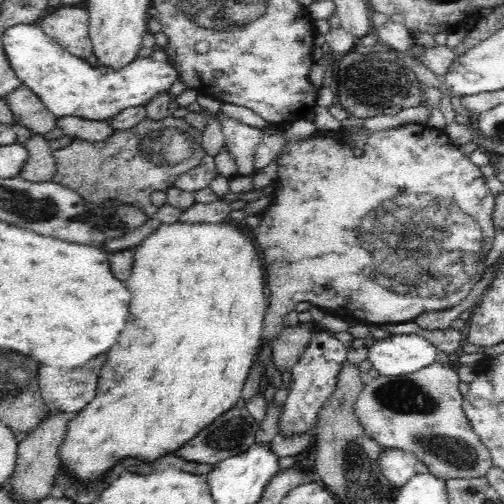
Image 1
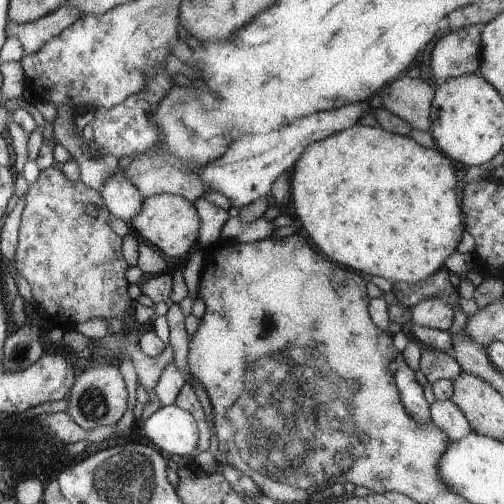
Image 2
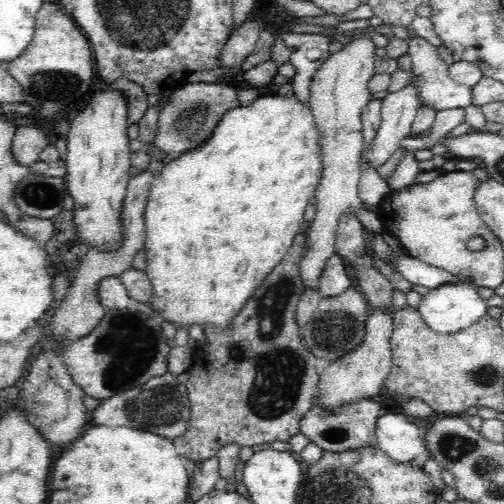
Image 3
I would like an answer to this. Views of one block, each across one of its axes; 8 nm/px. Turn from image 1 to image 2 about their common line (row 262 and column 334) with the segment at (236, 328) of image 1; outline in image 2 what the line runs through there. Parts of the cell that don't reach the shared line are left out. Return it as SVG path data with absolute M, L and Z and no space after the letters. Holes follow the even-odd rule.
M355 124L347 130L341 130L341 132L335 132L331 136L327 136L325 140L319 140L319 142L311 142L303 152L301 156L295 160L293 164L293 174L291 174L291 180L289 180L289 190L291 190L291 206L293 206L293 218L295 218L295 224L307 234L307 238L313 242L313 246L323 254L327 256L331 262L335 262L335 266L339 268L345 268L349 272L359 272L361 276L365 278L383 278L383 280L389 280L391 284L395 282L405 282L405 284L415 284L415 282L421 282L425 278L429 278L435 270L441 270L441 266L445 266L445 258L449 258L459 242L461 242L461 234L465 232L465 224L463 224L463 212L459 210L459 204L457 204L457 182L461 178L457 176L457 166L447 158L443 156L441 152L437 152L435 148L427 150L427 148L421 148L419 144L415 144L409 136L397 136L397 134L391 134L391 132L385 132L381 130L379 126L361 126L361 124Z

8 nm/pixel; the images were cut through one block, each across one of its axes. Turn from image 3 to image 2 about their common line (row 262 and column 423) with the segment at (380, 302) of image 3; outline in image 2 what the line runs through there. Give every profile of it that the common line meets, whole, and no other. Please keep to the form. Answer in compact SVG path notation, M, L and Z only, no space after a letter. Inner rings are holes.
M427 348L421 350L419 370L429 384L433 384L441 378L443 380L453 380L461 372L459 364L449 354L443 354L439 350L427 350Z

